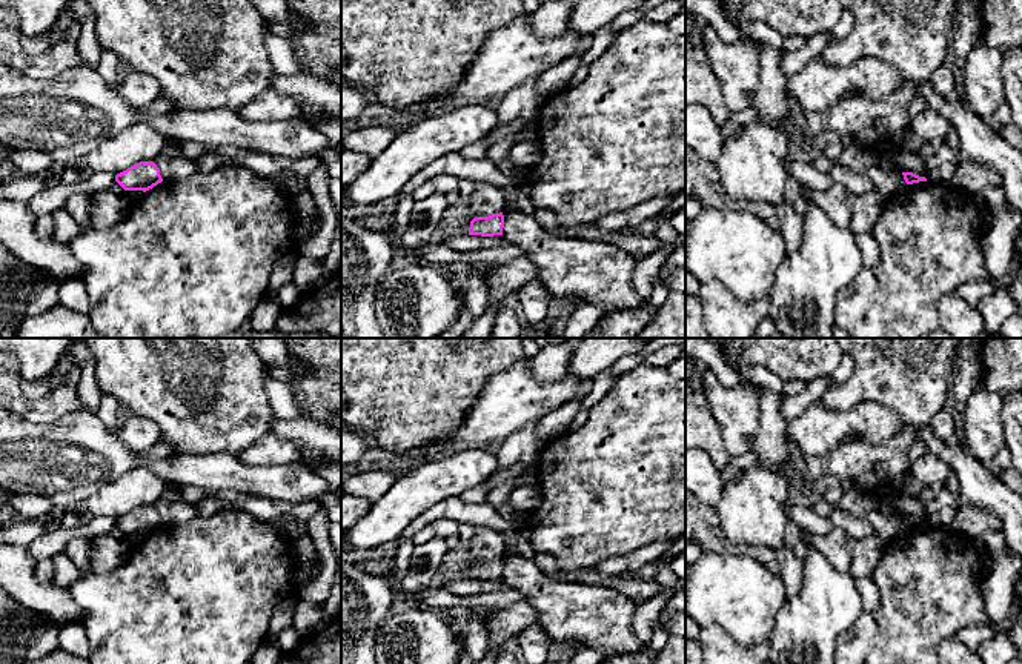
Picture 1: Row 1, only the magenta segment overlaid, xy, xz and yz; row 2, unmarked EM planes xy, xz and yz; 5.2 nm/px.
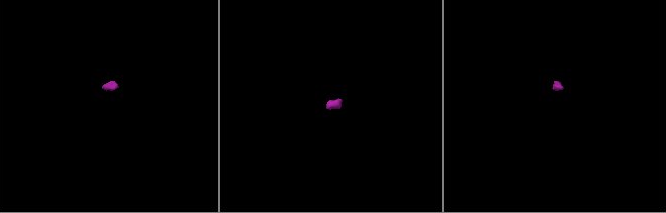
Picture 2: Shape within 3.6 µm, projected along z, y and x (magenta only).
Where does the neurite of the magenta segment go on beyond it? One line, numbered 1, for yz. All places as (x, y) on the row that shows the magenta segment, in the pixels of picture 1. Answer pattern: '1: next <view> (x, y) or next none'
1: next none

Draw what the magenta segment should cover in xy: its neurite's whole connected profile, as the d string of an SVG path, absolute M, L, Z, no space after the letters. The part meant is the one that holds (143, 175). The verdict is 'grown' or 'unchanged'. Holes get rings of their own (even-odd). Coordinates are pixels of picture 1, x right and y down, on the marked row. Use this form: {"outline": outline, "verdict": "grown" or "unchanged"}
{"outline": "M140 161L115 175L115 181L124 191L149 191L163 181L154 161Z", "verdict": "unchanged"}

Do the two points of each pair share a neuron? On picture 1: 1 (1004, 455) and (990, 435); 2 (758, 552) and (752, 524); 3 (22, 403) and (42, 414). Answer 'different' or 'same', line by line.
1: different
2: different
3: same

